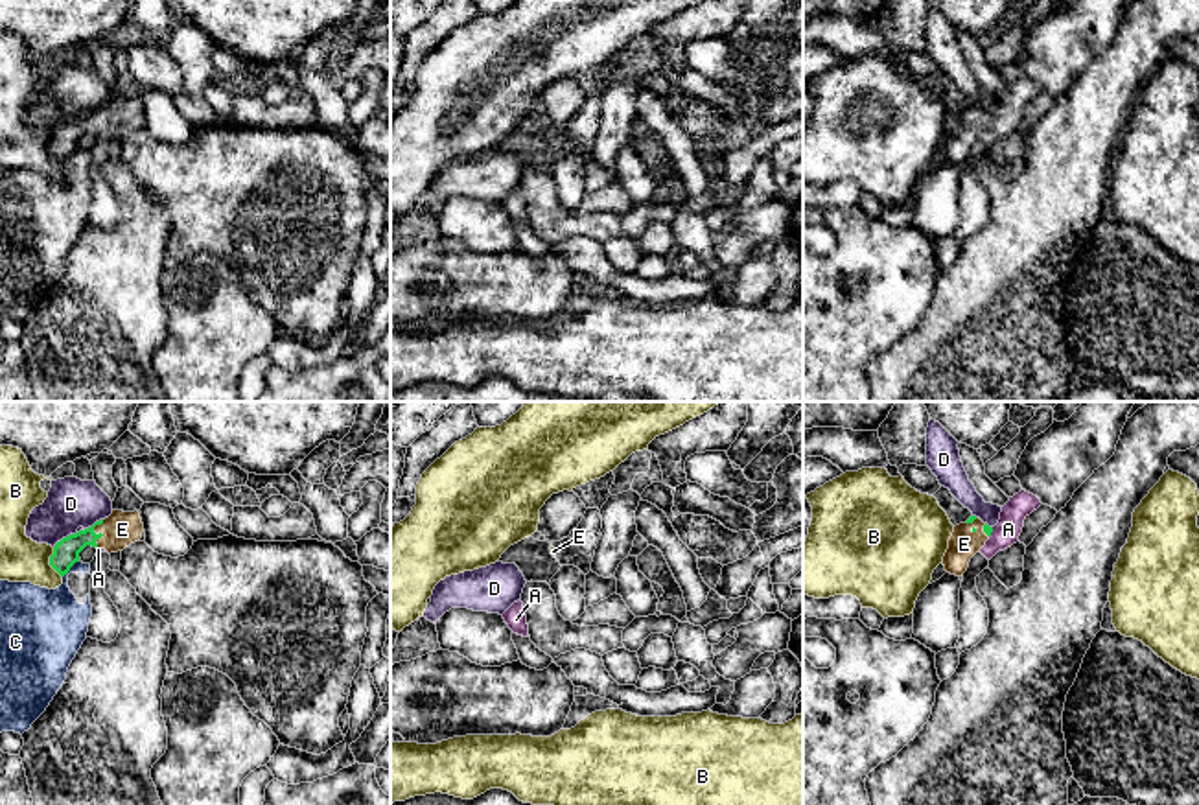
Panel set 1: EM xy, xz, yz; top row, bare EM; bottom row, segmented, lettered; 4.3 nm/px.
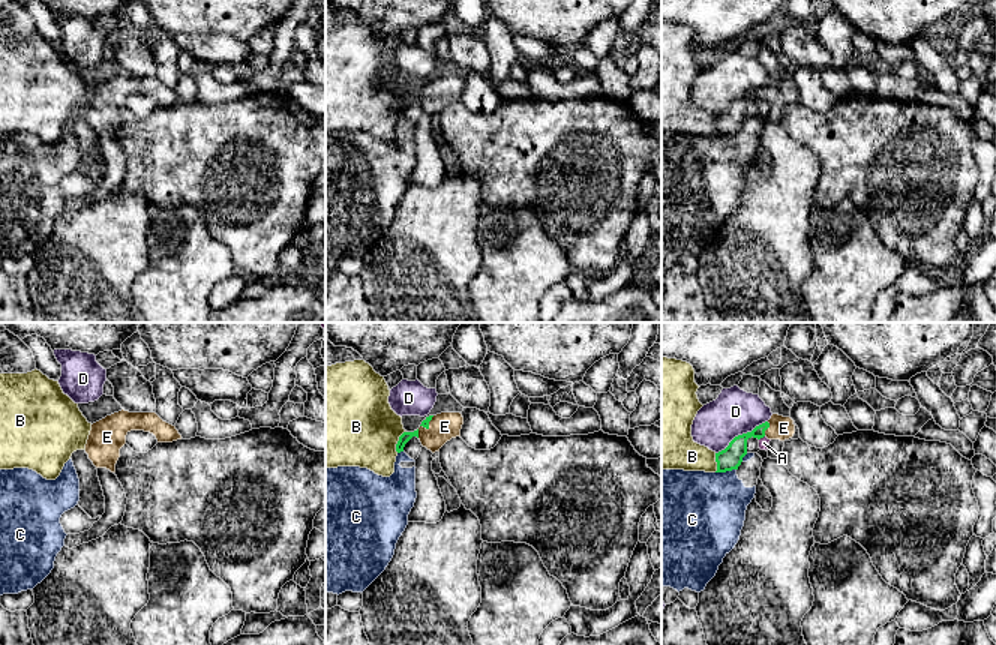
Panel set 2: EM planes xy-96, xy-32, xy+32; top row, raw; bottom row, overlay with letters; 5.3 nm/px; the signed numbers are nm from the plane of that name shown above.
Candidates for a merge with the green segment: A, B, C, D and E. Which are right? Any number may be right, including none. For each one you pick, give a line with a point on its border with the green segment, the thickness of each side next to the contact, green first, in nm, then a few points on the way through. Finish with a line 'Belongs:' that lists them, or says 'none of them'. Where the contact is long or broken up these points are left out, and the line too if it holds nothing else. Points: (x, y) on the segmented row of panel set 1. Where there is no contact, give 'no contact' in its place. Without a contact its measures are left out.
E: contact xy (94, 533); calibres 110 and 160 nm; way xy (67, 551), (94, 533), (116, 533), (120, 529)
Belongs: E

